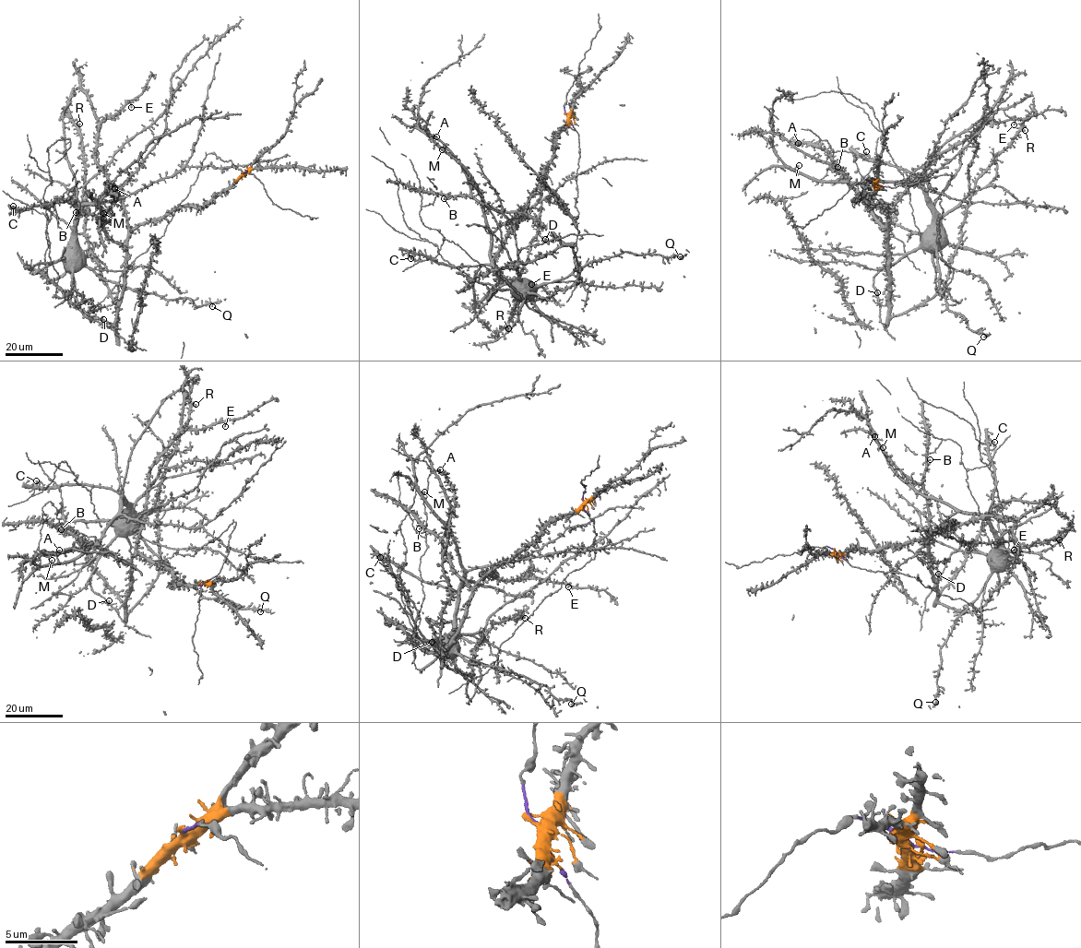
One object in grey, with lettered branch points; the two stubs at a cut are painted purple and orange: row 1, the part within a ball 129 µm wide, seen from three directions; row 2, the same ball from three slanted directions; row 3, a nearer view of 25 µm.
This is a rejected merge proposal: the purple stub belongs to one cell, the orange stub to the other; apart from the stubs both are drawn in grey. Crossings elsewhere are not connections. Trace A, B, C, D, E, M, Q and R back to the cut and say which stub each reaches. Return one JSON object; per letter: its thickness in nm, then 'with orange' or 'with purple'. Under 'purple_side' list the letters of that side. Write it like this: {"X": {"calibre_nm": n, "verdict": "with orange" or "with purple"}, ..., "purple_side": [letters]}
{"A": {"calibre_nm": 320, "verdict": "with orange"}, "B": {"calibre_nm": 340, "verdict": "with orange"}, "C": {"calibre_nm": 320, "verdict": "with purple"}, "D": {"calibre_nm": 400, "verdict": "with purple"}, "E": {"calibre_nm": 220, "verdict": "with orange"}, "M": {"calibre_nm": 280, "verdict": "with purple"}, "Q": {"calibre_nm": 190, "verdict": "with purple"}, "R": {"calibre_nm": 400, "verdict": "with orange"}, "purple_side": ["C", "D", "M", "Q"]}

